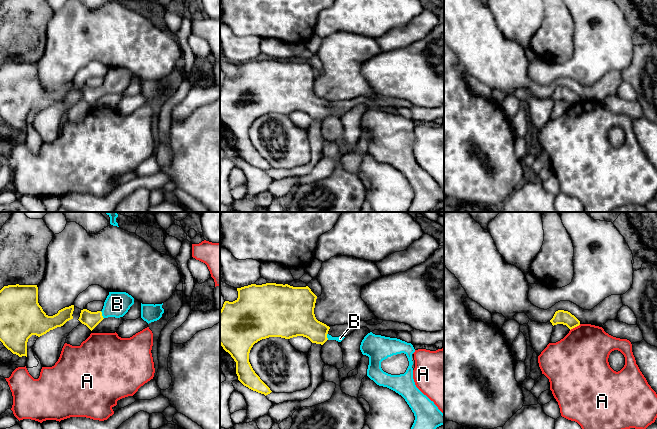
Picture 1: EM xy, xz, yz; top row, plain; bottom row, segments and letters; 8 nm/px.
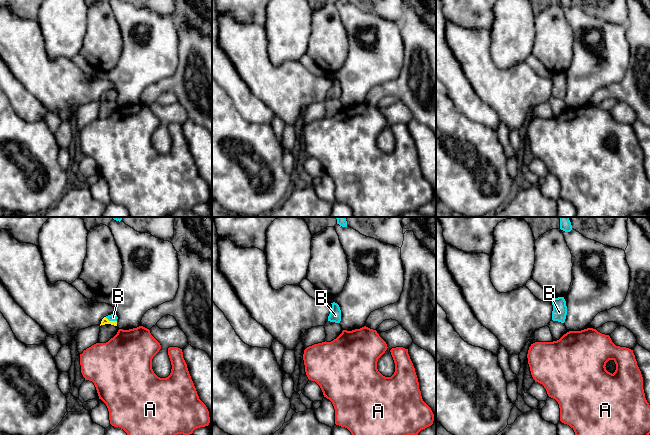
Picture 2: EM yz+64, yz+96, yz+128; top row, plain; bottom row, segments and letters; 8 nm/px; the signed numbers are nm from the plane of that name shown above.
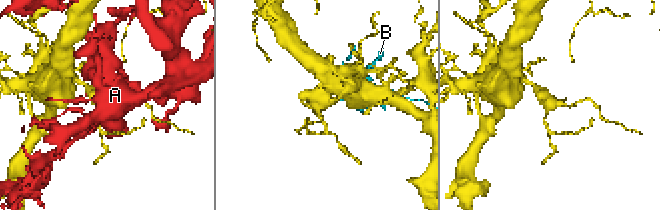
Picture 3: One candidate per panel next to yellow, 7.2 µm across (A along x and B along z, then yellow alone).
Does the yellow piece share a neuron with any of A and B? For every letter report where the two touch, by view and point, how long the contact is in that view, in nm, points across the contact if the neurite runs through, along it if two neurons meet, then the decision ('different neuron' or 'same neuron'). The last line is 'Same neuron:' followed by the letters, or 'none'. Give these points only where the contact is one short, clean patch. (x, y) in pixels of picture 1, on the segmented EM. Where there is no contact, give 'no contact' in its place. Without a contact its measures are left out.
A: yz (575, 326) | 100 nm | different neuron
B: xy (101, 315) | 70 nm | across xy (91, 319), (101, 315), (117, 304) | same neuron
Same neuron: B

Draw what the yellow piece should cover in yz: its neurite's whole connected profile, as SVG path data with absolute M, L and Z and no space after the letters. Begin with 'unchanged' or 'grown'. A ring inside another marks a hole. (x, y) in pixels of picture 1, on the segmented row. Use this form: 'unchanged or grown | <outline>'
unchanged | M564 310L556 311L550 322L553 326L557 324L566 325L570 330L580 325L580 321L574 315Z

